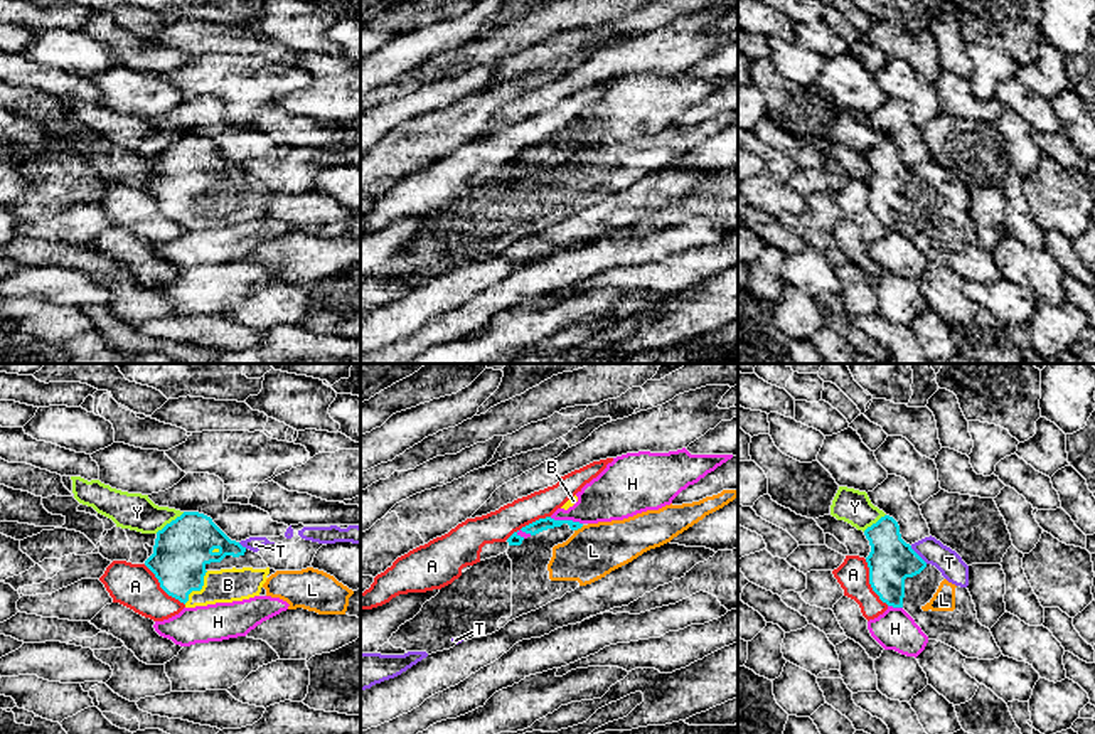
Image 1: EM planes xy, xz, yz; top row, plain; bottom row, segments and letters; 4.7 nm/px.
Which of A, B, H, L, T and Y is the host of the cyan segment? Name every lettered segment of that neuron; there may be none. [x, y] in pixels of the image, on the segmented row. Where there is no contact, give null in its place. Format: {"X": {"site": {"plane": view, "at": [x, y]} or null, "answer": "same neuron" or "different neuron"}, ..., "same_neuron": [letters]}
{"A": {"site": {"plane": "yz", "at": [870, 583]}, "answer": "different neuron"}, "B": {"site": {"plane": "xy", "at": [199, 590]}, "answer": "same neuron"}, "H": {"site": {"plane": "xz", "at": [566, 521]}, "answer": "different neuron"}, "L": {"site": {"plane": "xz", "at": [578, 527]}, "answer": "different neuron"}, "T": {"site": {"plane": "yz", "at": [917, 554]}, "answer": "different neuron"}, "Y": {"site": {"plane": "xy", "at": [170, 522]}, "answer": "different neuron"}, "same_neuron": ["B"]}

